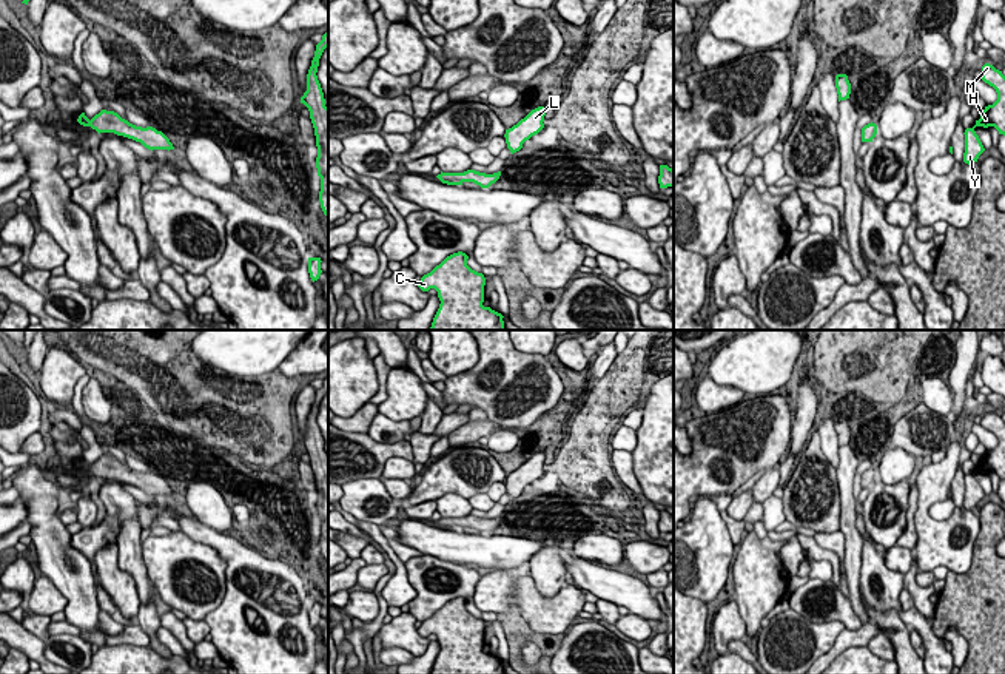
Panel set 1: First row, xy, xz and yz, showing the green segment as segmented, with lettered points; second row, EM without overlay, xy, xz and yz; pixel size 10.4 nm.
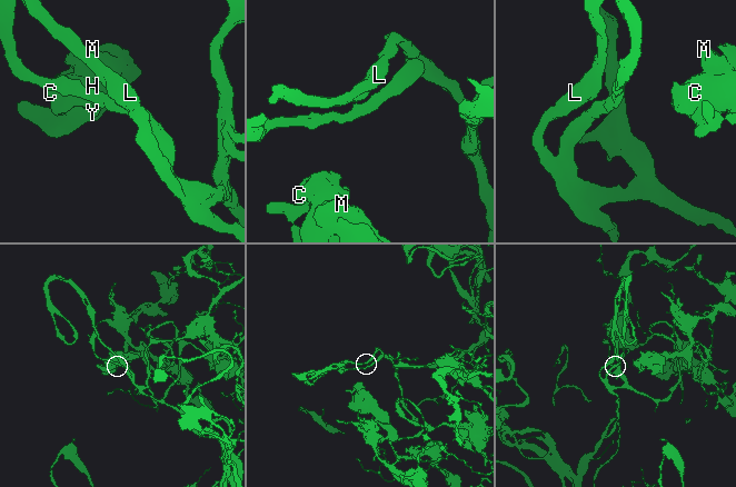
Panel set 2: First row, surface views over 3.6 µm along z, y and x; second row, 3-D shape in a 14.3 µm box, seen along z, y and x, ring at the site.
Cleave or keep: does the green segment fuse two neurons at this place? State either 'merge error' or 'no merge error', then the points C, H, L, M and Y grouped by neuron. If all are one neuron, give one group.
no merge error; groups C H L M Y

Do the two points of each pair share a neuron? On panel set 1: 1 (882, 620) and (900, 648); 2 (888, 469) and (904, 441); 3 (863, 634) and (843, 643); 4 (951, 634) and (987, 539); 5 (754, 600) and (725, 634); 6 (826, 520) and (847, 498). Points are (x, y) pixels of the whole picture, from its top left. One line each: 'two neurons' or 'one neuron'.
1: one neuron
2: two neurons
3: one neuron
4: two neurons
5: two neurons
6: two neurons

